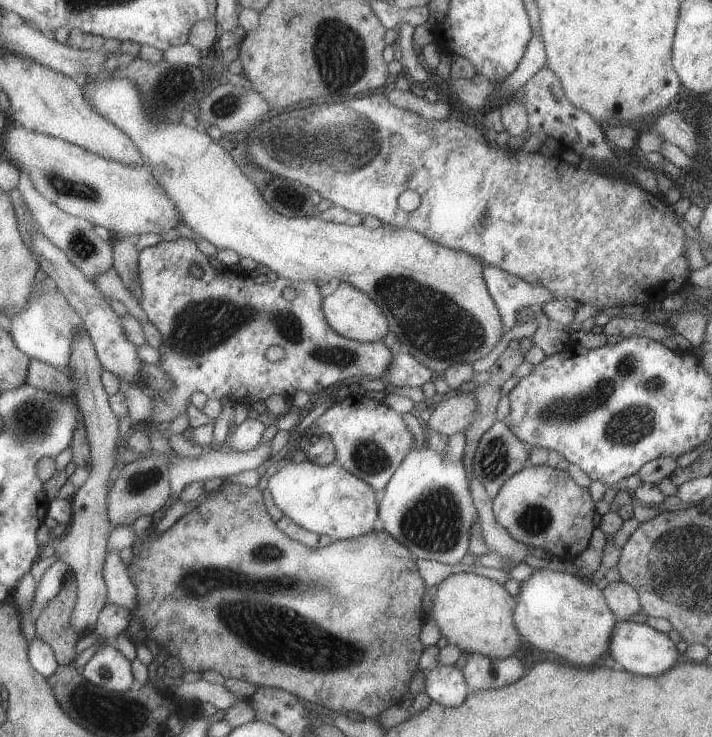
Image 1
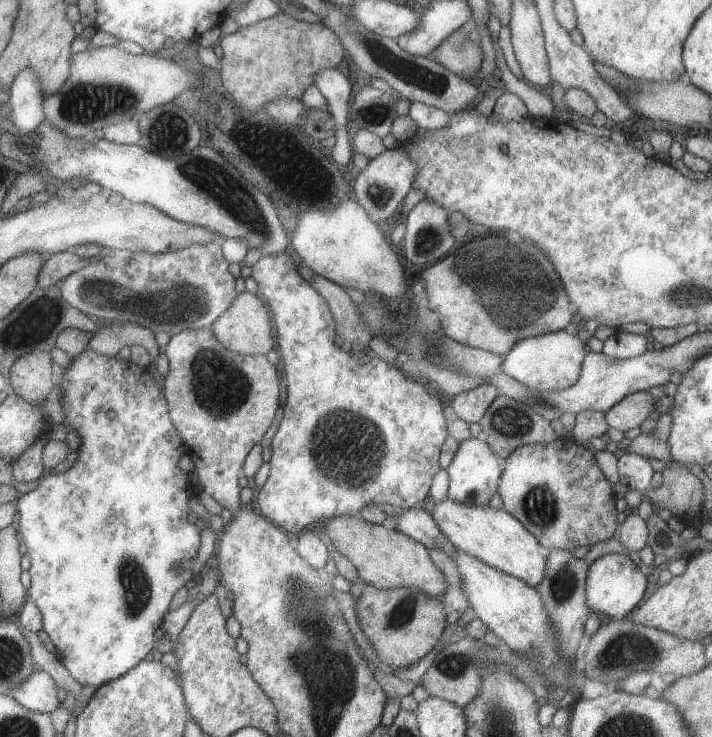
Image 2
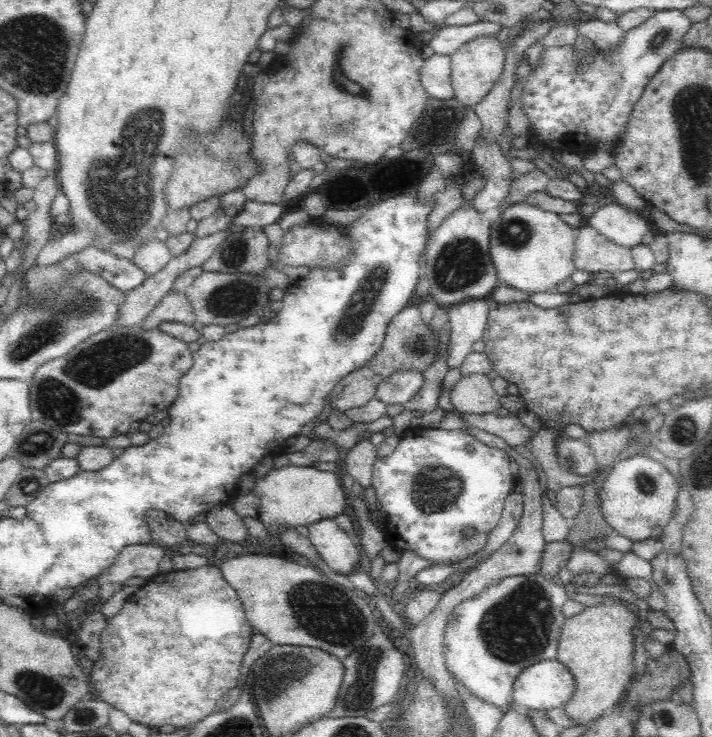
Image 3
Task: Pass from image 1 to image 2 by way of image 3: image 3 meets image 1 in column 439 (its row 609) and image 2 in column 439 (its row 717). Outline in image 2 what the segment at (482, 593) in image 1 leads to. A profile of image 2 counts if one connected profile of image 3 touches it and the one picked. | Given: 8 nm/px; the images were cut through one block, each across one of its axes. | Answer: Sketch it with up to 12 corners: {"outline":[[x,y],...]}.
{"outline":[[339,515],[319,524],[363,585],[413,586],[435,600],[445,576],[402,532]]}

